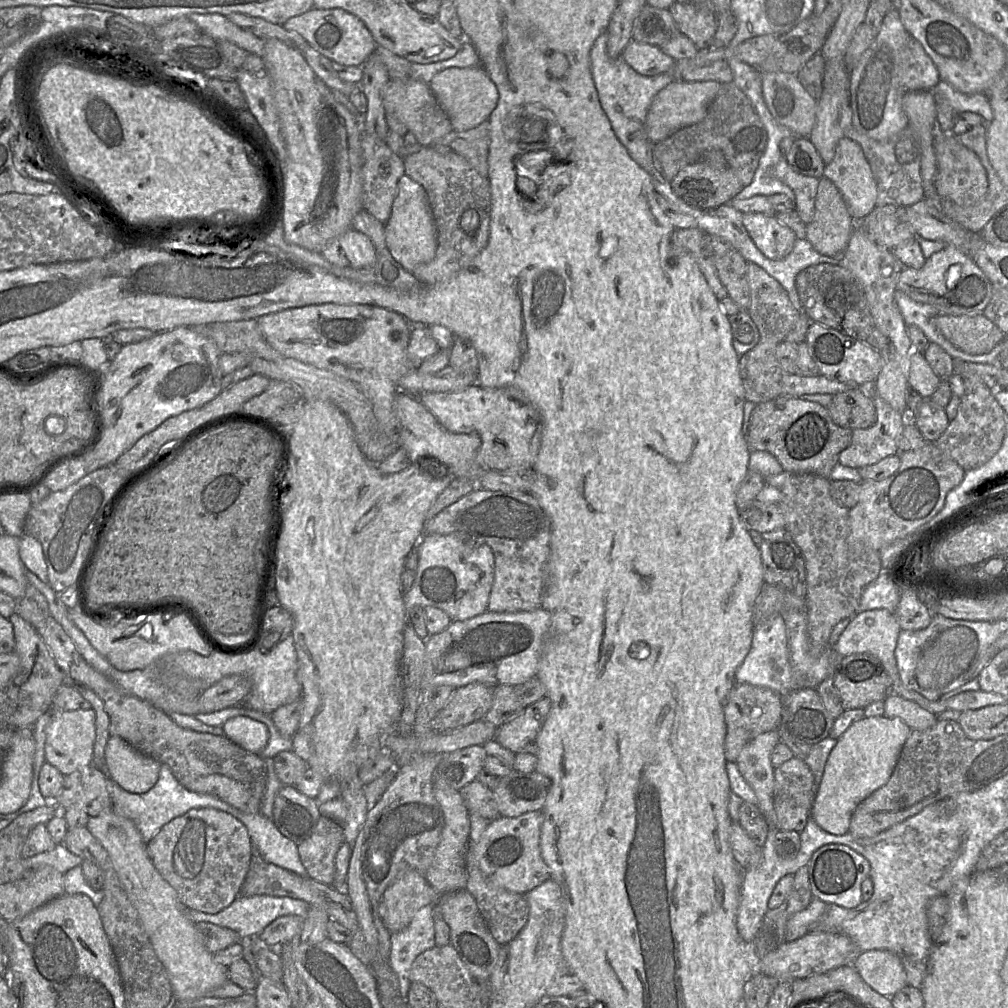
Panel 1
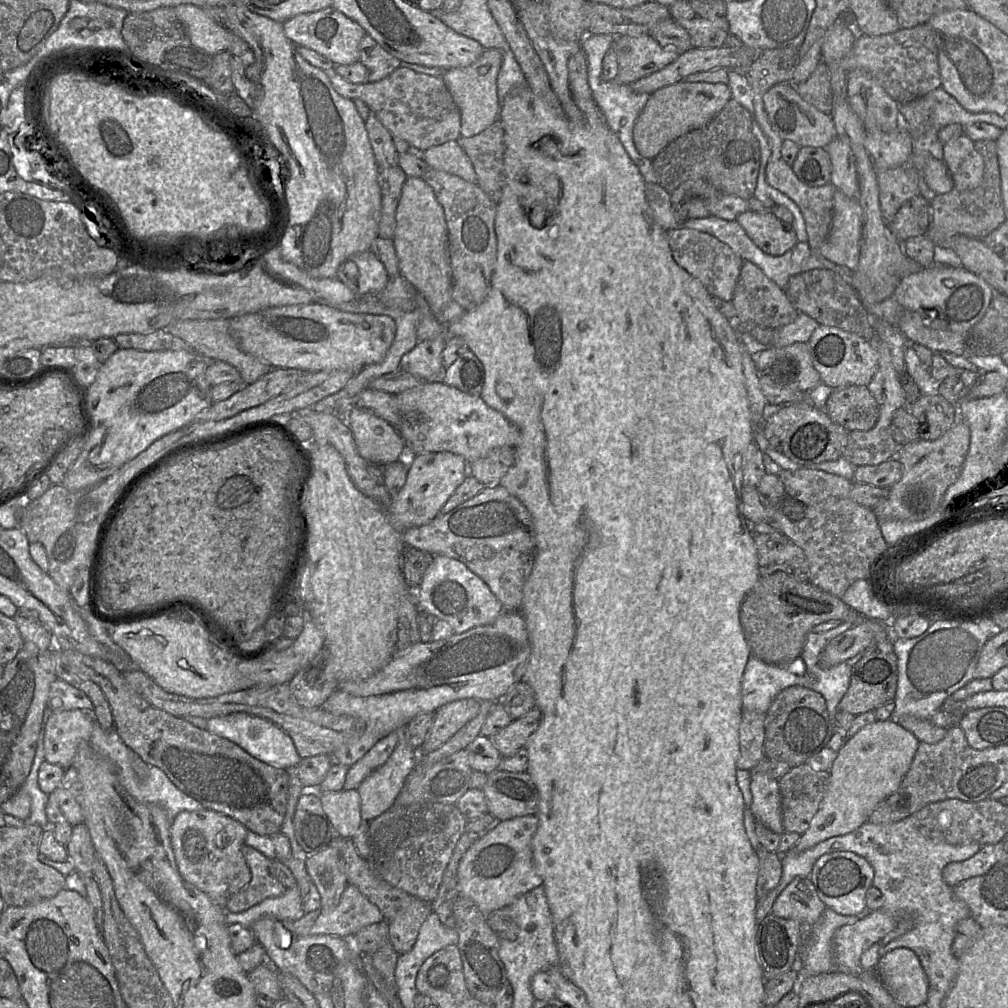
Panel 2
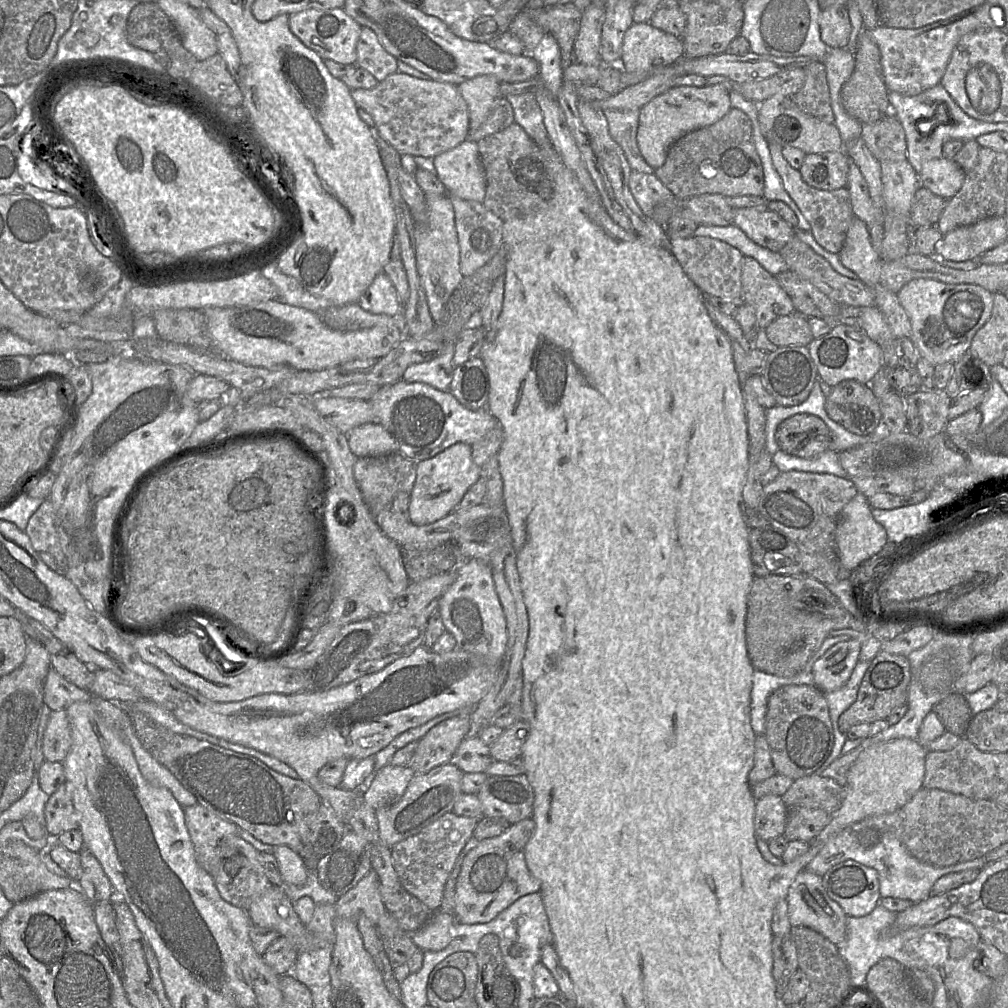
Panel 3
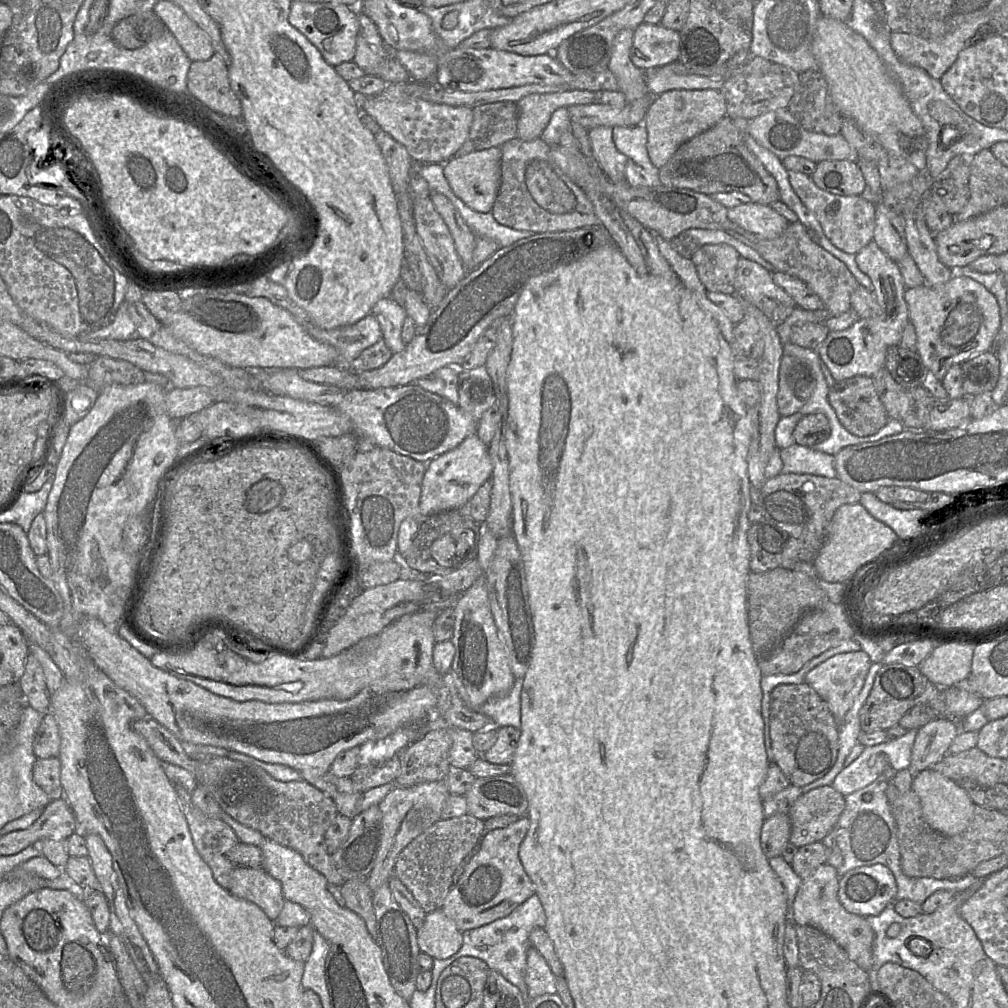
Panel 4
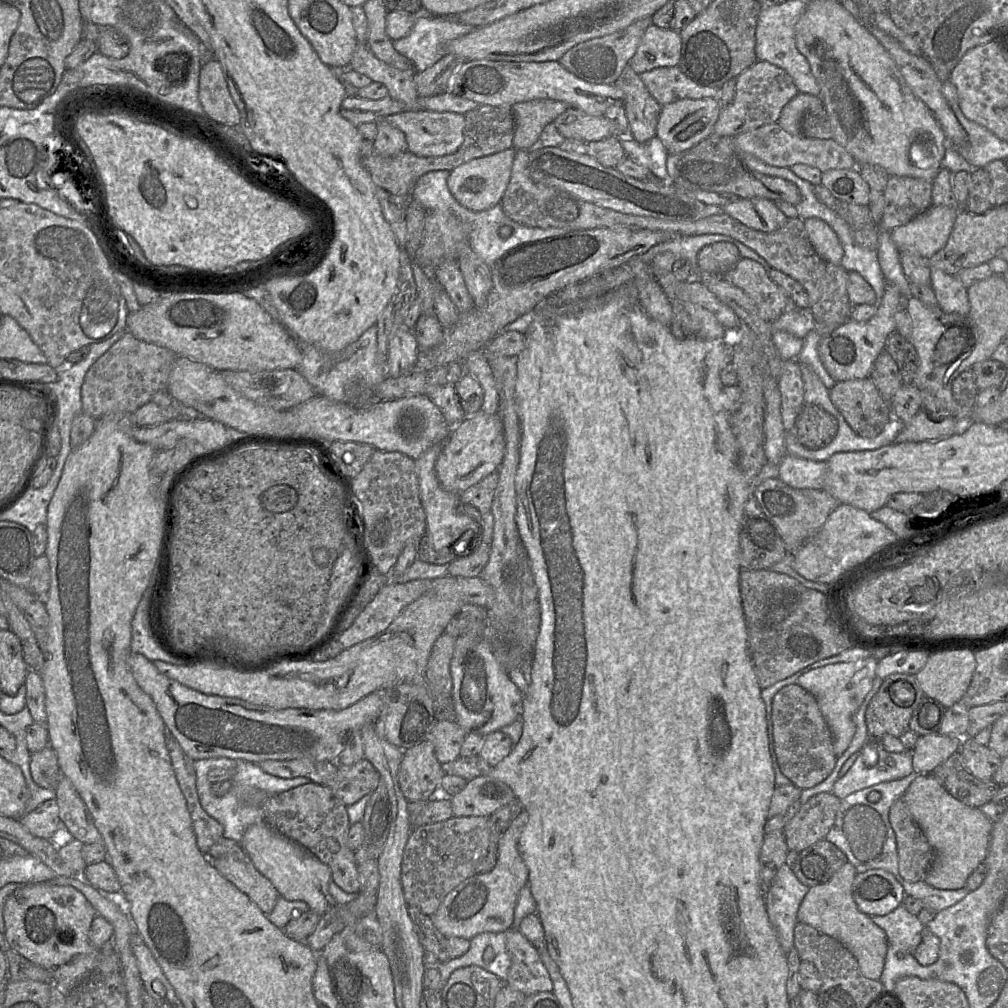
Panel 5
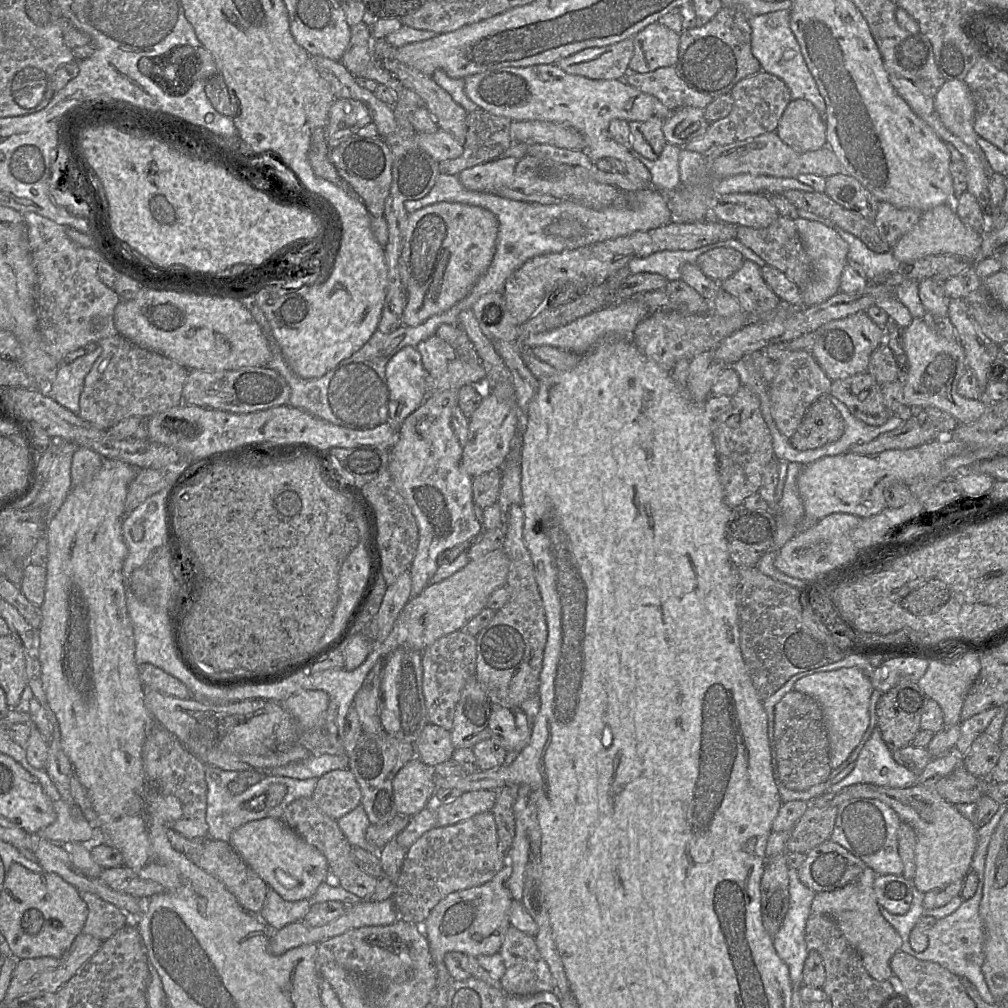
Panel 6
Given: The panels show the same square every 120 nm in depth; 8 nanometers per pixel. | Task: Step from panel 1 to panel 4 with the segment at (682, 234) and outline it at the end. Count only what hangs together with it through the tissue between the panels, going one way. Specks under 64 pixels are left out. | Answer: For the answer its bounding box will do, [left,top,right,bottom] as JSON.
[690,244,739,294]

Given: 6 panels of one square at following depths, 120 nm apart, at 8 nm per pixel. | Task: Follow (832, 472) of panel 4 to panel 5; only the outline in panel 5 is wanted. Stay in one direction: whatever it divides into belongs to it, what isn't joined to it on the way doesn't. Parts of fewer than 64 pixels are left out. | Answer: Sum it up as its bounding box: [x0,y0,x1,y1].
[779,454,827,489]

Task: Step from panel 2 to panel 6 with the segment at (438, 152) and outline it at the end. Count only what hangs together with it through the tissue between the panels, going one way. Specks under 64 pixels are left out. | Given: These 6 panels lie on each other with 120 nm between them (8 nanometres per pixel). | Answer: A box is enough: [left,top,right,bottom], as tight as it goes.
[458,157,517,194]

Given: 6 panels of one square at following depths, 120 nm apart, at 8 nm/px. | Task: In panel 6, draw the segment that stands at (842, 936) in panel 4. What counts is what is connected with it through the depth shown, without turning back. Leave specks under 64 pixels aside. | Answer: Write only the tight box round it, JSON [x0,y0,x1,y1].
[811,866,902,980]

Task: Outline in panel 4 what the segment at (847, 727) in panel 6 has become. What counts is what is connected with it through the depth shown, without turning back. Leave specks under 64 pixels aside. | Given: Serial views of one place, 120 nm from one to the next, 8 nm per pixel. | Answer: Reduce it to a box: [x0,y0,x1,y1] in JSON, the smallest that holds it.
[805,650,872,726]

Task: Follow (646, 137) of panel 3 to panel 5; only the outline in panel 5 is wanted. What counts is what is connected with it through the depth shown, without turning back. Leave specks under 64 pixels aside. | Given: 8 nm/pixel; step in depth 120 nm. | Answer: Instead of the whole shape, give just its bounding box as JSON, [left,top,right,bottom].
[656,98,721,154]

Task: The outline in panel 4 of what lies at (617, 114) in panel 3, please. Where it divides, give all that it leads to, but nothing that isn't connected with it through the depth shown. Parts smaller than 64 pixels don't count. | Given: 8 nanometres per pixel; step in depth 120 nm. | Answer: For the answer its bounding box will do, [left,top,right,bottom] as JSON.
[612,124,657,175]

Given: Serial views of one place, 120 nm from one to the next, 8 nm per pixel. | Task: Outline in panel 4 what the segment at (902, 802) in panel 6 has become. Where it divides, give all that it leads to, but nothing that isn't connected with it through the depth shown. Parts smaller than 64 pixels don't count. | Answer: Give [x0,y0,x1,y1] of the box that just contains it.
[911,769,976,836]

